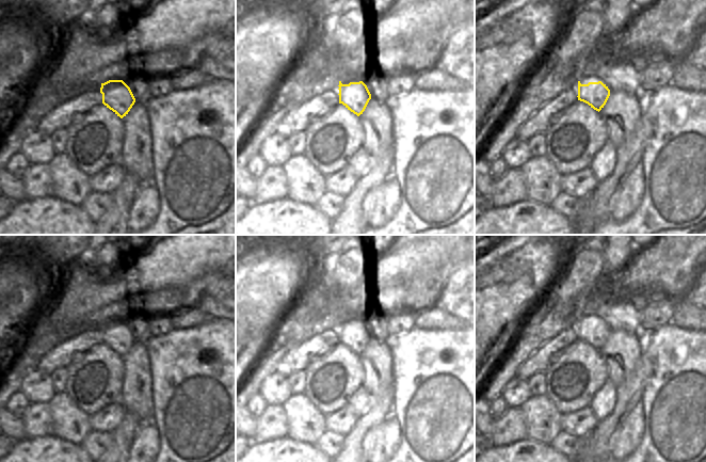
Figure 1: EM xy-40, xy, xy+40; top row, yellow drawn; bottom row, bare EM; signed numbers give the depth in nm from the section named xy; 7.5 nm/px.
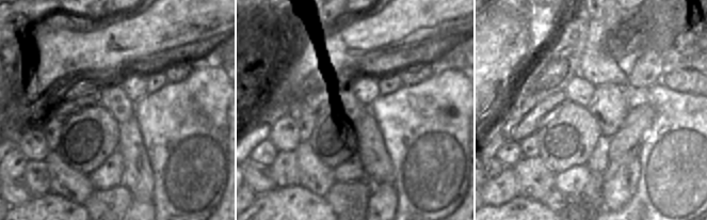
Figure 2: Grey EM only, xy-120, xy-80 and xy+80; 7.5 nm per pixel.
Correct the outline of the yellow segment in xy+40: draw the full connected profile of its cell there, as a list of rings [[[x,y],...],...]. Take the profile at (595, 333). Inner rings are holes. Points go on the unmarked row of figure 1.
[[[578,320],[572,329],[577,334],[578,339],[588,342],[598,351],[604,347],[610,335],[610,329],[601,320],[589,321],[588,323],[581,323]]]

